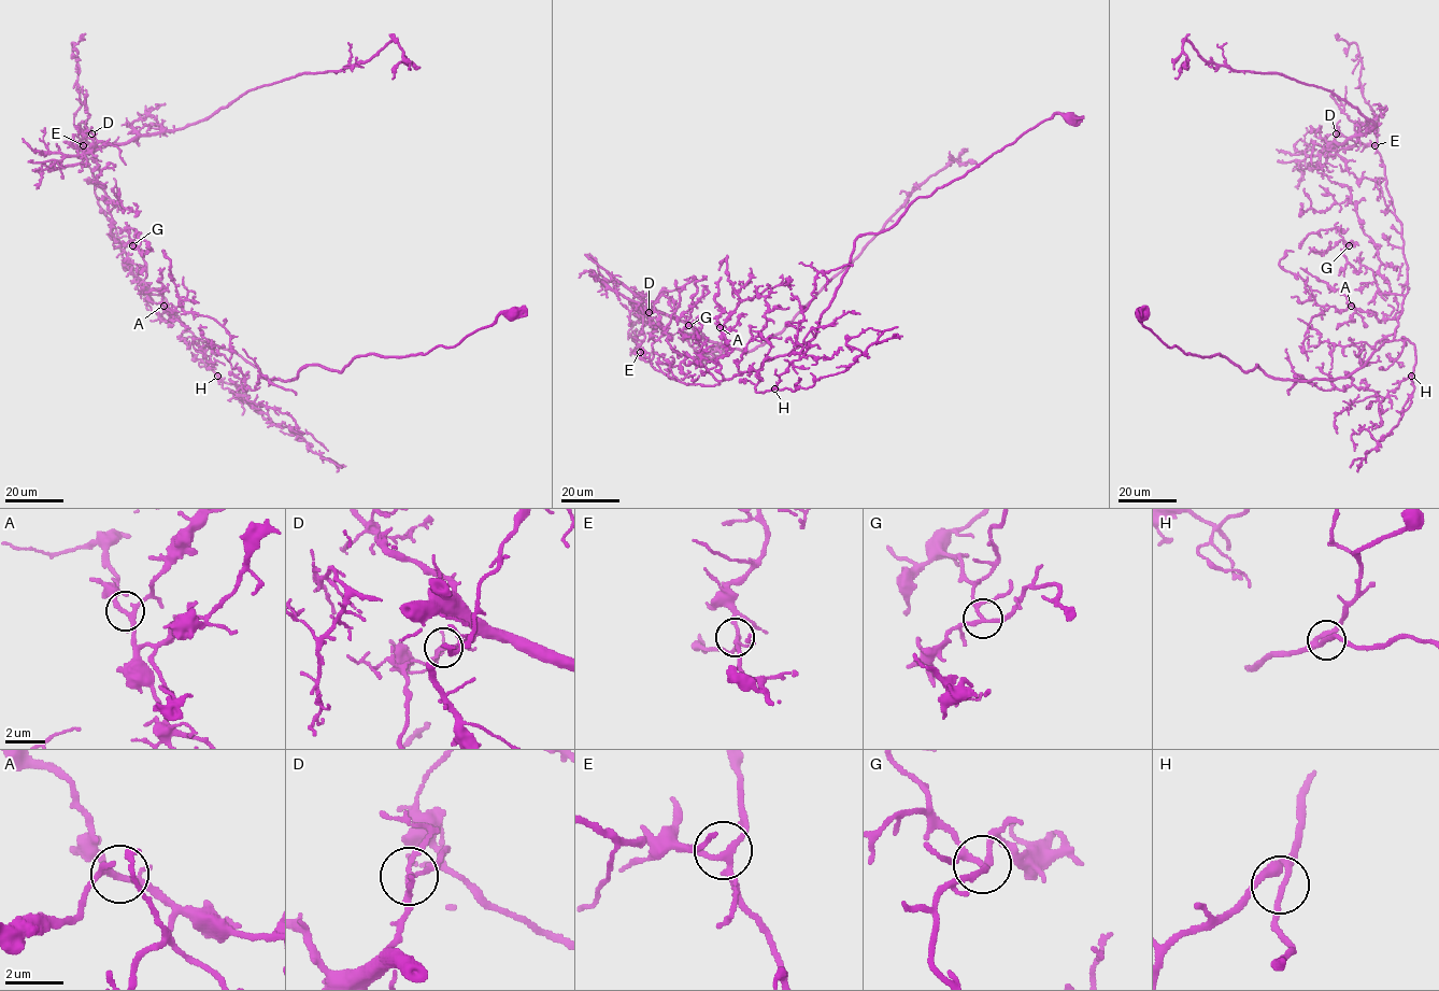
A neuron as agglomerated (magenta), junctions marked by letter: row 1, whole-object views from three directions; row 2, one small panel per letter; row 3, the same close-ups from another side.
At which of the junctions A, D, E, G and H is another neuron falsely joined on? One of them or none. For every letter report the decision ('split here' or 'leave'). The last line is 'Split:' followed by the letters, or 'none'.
A: leave
D: split here
E: leave
G: leave
H: leave
Split: D

